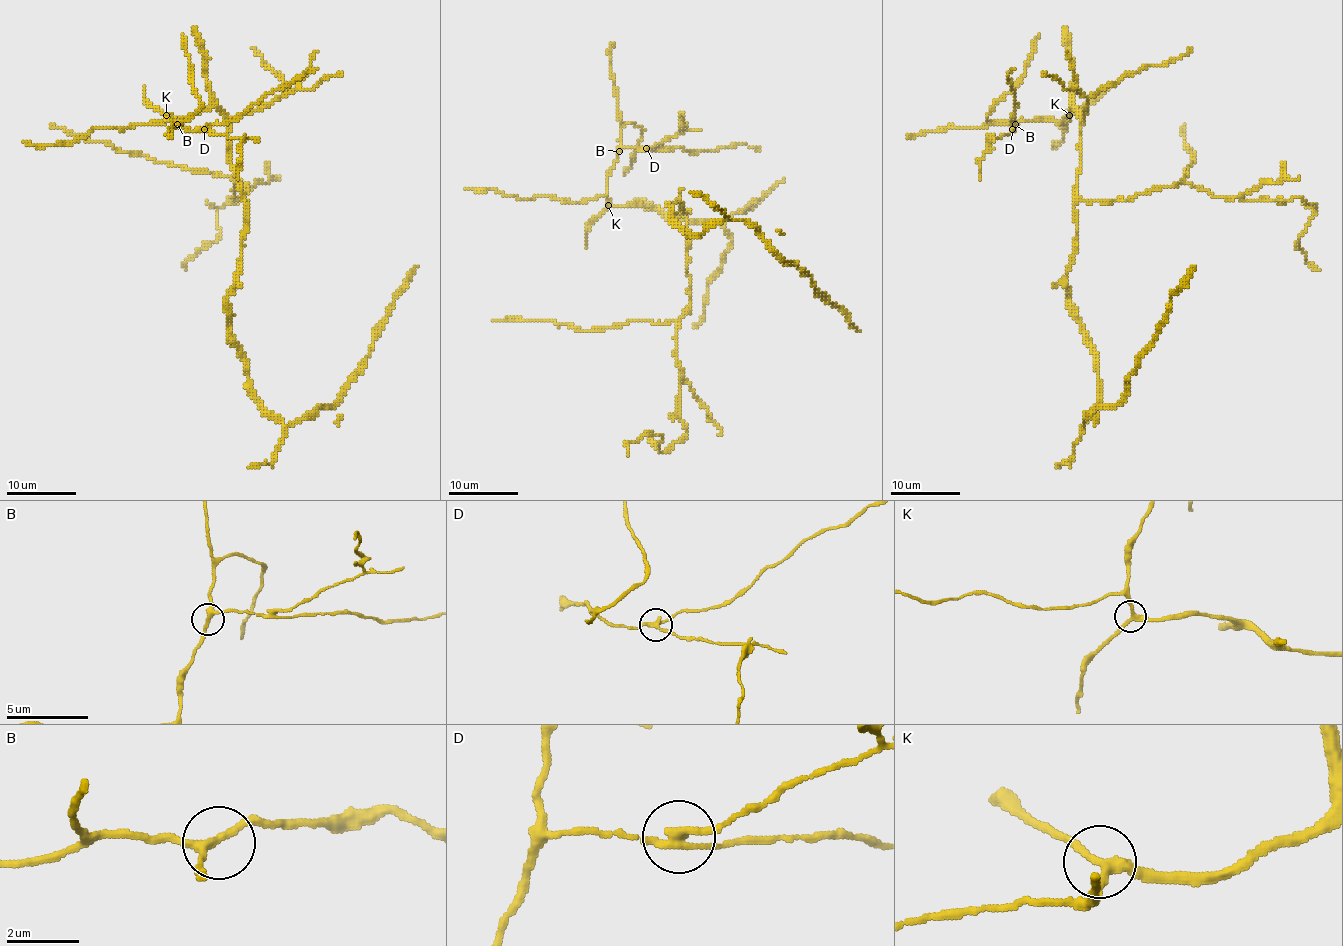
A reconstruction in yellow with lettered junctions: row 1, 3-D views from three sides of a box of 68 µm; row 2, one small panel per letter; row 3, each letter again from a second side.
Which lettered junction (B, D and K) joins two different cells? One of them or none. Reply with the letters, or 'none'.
D

